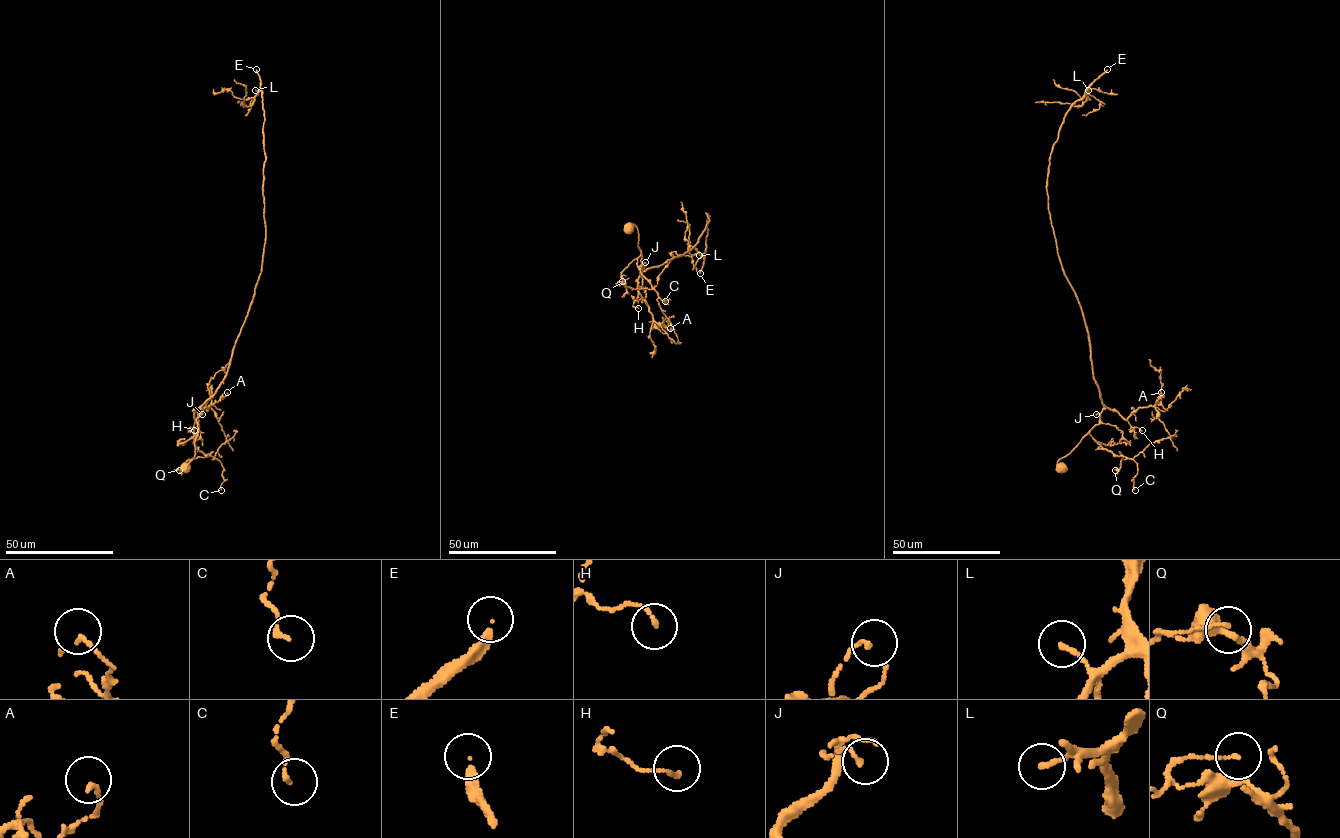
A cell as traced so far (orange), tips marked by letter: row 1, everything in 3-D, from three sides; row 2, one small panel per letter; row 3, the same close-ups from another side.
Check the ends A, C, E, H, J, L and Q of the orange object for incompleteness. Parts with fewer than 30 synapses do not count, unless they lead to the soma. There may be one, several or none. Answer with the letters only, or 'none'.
E

